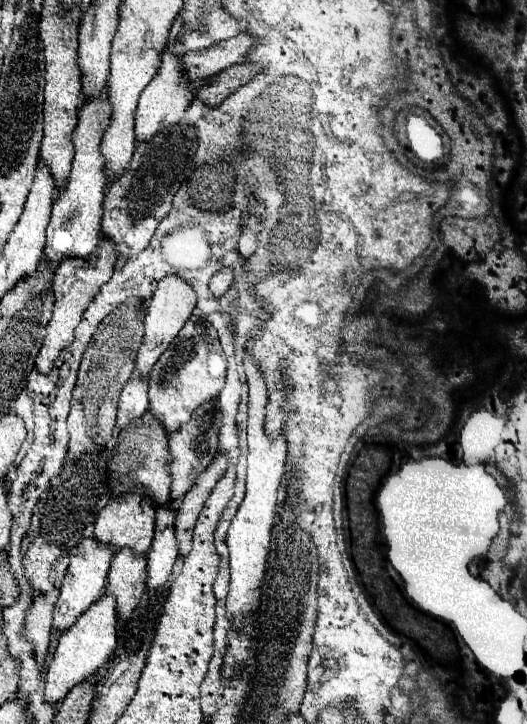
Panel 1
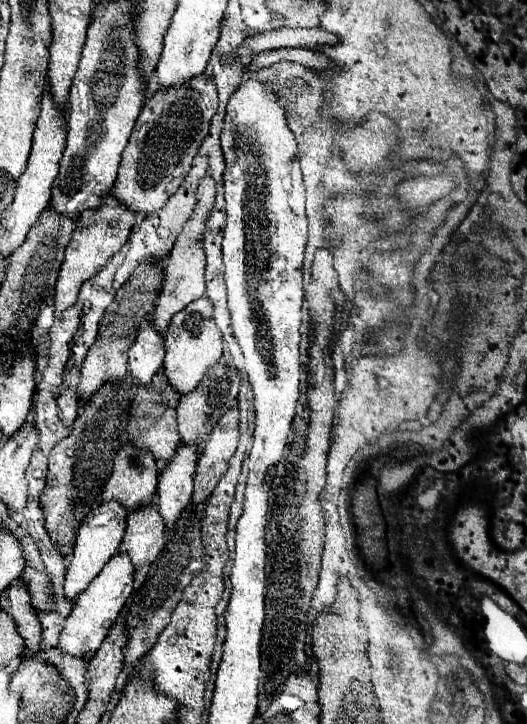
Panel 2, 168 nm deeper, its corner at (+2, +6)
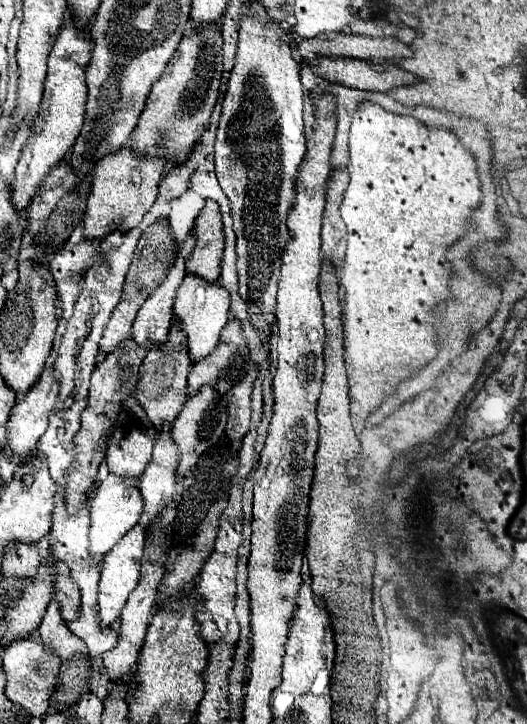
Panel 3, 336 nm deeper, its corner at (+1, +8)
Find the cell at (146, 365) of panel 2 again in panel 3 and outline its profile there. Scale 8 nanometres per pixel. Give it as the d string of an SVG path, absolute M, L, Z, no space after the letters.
M189 236L169 270L163 284L143 302L143 306L137 312L137 318L133 322L133 334L131 338L141 346L143 350L159 348L167 342L171 320L173 320L173 300L177 294L177 288L181 286L185 278L185 260L191 254L195 246L195 240Z

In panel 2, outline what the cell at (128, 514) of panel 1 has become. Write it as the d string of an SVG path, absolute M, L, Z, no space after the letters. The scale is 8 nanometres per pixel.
M134 444L124 446L114 458L114 470L102 492L102 500L116 498L128 510L150 502L156 494L158 468L150 450L138 450Z

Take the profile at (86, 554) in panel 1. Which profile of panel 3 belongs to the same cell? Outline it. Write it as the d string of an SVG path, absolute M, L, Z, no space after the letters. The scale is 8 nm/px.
M109 474L95 490L91 502L91 528L89 528L89 564L99 564L105 554L139 522L143 498L135 488L137 480L125 480Z

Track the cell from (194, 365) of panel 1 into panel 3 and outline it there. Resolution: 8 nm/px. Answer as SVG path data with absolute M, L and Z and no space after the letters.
M185 276L183 284L179 286L179 292L175 296L173 314L179 320L181 330L187 336L187 350L189 350L191 364L199 364L219 344L221 330L229 320L229 294L219 284L207 284L201 278Z

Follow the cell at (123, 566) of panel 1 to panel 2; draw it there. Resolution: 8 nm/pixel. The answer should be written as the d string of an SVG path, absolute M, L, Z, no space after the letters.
M144 504L128 514L128 528L120 544L120 552L126 552L136 570L148 566L164 546L164 522L158 512L158 504Z

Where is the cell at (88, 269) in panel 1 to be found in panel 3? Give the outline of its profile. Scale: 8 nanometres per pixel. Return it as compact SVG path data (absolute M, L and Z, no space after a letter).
M123 148L117 154L103 156L93 172L93 188L91 196L87 198L87 210L81 226L83 238L103 240L113 232L123 234L123 230L135 228L135 224L141 222L145 212L155 202L161 174L163 174L161 158L139 160L133 156L131 148Z

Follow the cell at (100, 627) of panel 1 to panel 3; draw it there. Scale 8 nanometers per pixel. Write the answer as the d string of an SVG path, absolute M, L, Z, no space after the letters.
M143 526L131 528L127 536L123 536L111 552L103 558L103 568L101 568L101 580L99 580L99 624L113 626L127 602L129 592L135 590L137 580L139 580L139 562L143 556L143 544L145 544L145 530Z

